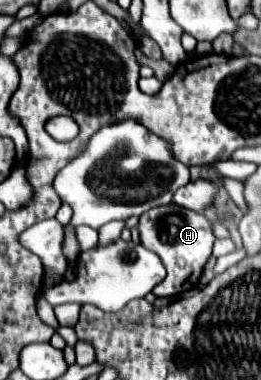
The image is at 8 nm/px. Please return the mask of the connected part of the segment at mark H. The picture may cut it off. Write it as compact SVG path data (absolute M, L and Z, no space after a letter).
M176 203L162 205L158 209L150 209L140 217L138 231L140 231L142 245L146 249L154 251L166 267L166 279L152 289L152 293L156 297L170 299L170 297L176 297L198 285L204 265L206 265L208 257L212 255L212 245L216 239L212 233L212 225L214 225L214 221L208 219L204 213L184 209Z

